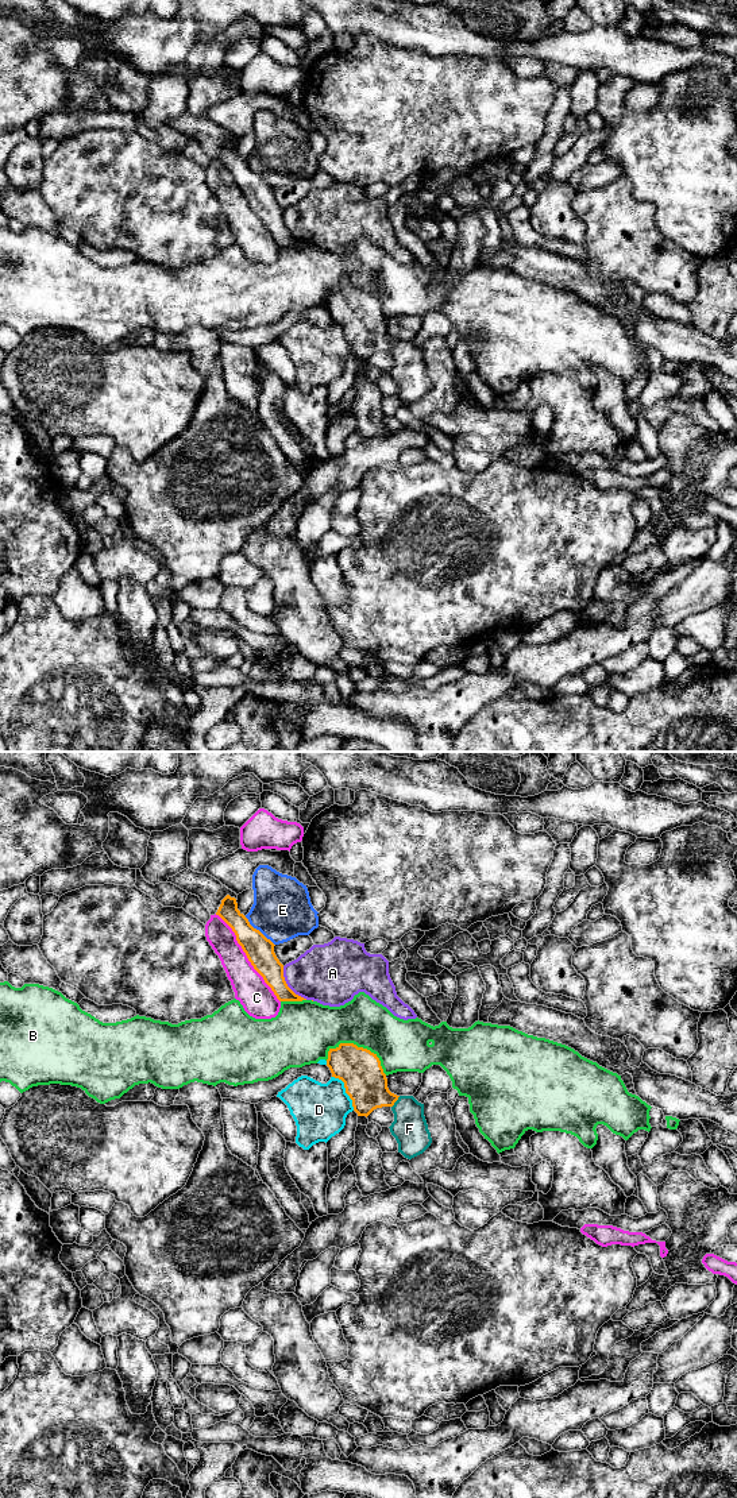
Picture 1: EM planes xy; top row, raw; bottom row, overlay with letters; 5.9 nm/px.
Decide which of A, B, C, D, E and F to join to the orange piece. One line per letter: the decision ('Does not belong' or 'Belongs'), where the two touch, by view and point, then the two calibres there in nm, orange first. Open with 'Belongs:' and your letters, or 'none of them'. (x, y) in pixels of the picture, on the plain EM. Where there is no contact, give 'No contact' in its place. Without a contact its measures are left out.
Belongs: F
A: Does not belong. Touches orange at xy (286, 230). Thickness 160 nm (orange) against 360 nm
B: Does not belong. Touches orange at xy (361, 292). Thickness 260 nm (orange) against 300 nm
C: Does not belong. Touches orange at xy (247, 201). Thickness 170 nm (orange) against 200 nm
D: Does not belong. Touches orange at xy (346, 335). Thickness 260 nm (orange) against 320 nm
E: Does not belong. Touches orange at xy (258, 174). Thickness 170 nm (orange) against 340 nm
F: Belongs. Touches orange at xy (396, 344). Thickness 260 nm (orange) against 200 nm

